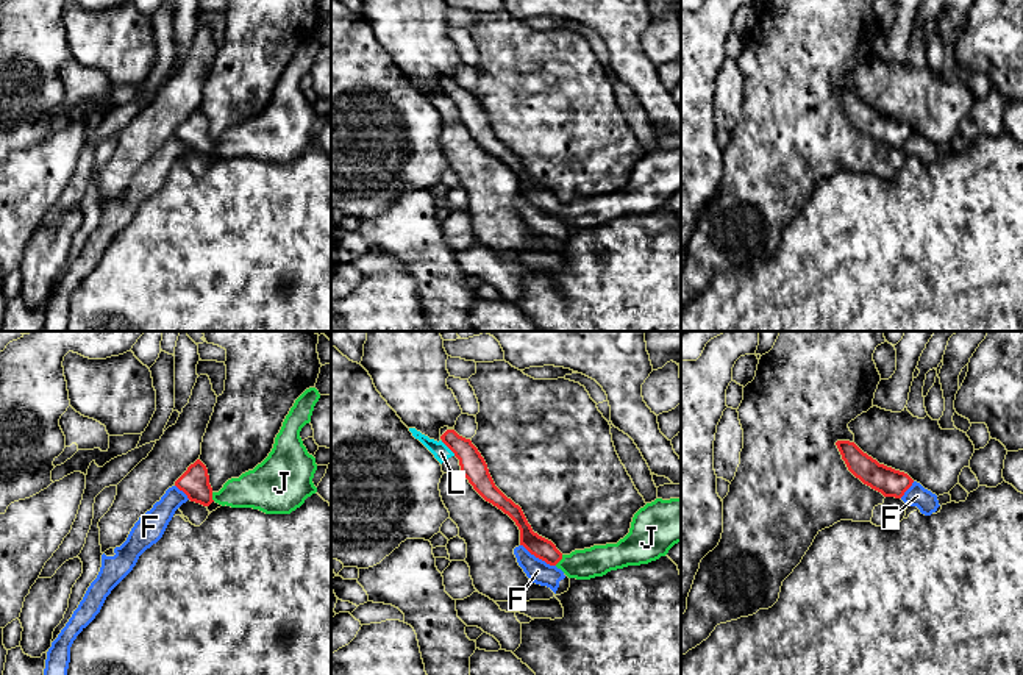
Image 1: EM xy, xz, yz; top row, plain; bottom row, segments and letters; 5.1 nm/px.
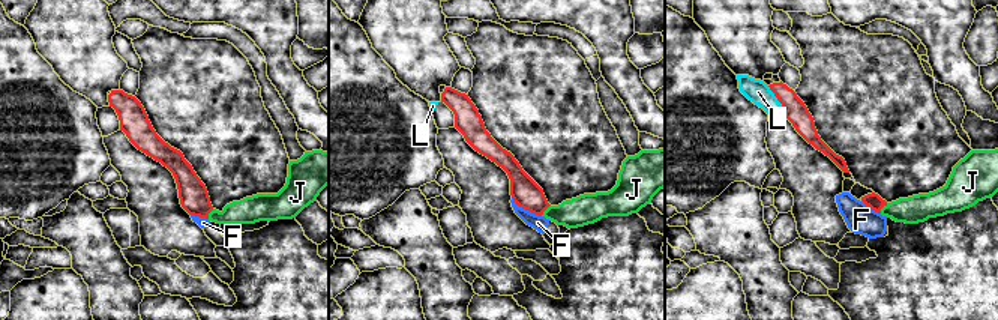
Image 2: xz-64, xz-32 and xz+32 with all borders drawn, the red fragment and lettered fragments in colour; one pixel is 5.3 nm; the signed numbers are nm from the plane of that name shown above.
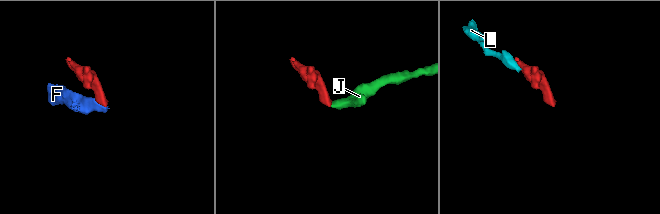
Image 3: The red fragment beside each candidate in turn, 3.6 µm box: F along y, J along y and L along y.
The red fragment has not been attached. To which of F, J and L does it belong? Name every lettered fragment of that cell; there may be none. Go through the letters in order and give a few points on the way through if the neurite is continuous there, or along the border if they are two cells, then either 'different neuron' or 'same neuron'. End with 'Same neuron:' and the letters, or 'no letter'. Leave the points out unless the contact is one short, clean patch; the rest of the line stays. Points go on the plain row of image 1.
F: border xz (520, 194), (555, 216); different neuron
J: way xz (538, 196), (559, 210), (569, 214), (583, 214); same neuron
L: border xz (441, 91), (455, 105); different neuron
Same neuron: J

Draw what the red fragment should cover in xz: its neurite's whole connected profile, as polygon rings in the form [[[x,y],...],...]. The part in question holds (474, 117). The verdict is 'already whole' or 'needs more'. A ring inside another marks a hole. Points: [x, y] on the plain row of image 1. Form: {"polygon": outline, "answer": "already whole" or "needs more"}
{"polygon": [[[447,80],[440,89],[459,109],[461,123],[473,139],[515,172],[520,180],[520,195],[561,219],[569,228],[590,230],[628,216],[648,214],[665,206],[681,192],[681,147],[656,148],[634,164],[629,183],[617,194],[593,195],[562,205],[551,191],[533,181],[522,158],[495,136],[484,108],[470,89],[454,80]]], "answer": "needs more"}

